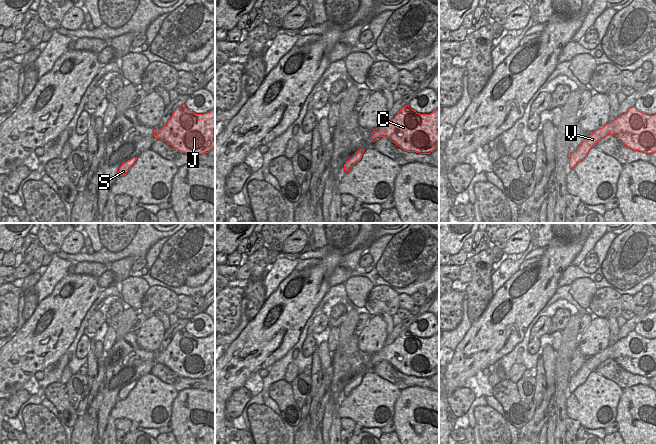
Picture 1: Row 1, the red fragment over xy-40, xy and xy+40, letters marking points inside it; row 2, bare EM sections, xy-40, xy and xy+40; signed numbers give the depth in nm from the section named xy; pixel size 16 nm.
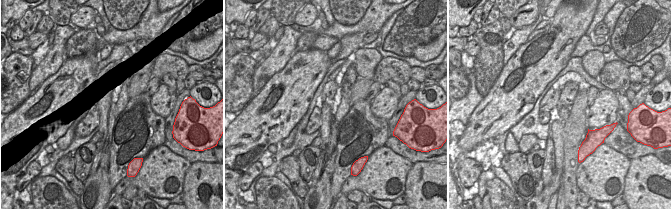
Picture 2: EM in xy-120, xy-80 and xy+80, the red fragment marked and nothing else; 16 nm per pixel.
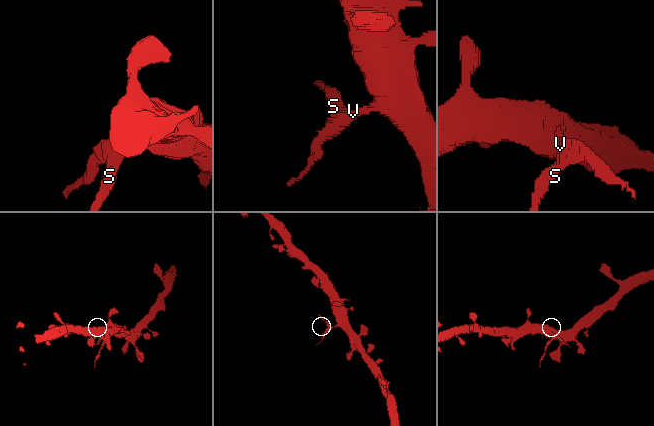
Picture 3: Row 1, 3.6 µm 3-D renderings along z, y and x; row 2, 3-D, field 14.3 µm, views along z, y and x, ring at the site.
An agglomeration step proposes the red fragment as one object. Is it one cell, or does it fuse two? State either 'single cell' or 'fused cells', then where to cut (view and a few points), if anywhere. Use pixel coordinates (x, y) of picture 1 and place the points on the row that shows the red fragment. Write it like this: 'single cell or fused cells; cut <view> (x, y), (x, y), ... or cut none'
fused cells; cut xy (384, 123), (384, 129), (379, 137)

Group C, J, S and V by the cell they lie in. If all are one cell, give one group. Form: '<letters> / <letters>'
C J / S V

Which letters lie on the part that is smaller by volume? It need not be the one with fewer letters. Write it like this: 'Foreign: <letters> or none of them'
Foreign: S, V

